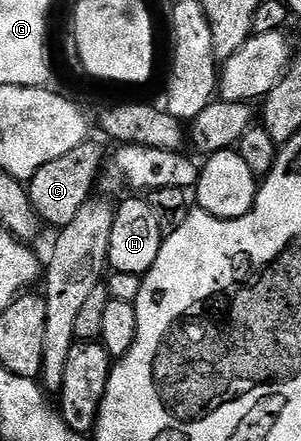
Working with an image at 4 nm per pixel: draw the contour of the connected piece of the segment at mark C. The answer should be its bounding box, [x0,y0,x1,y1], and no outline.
[27,140,105,228]

